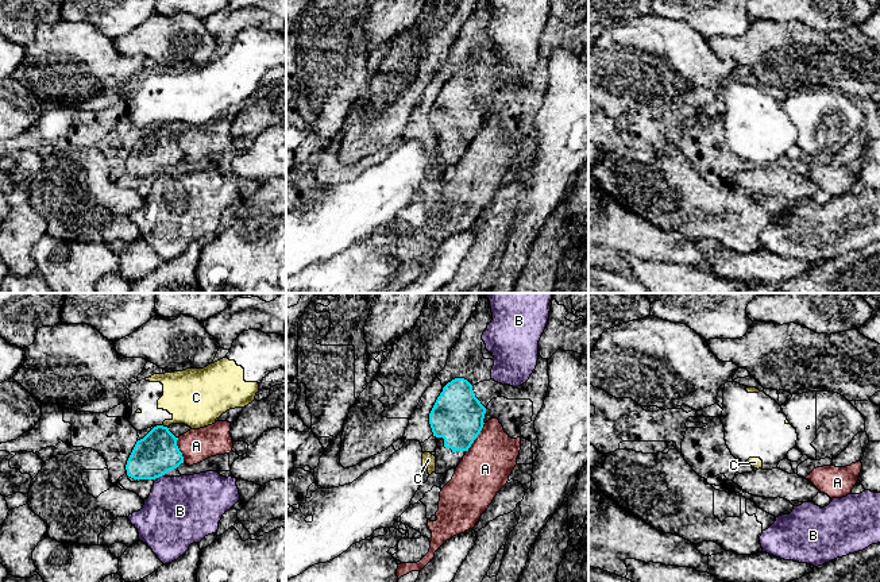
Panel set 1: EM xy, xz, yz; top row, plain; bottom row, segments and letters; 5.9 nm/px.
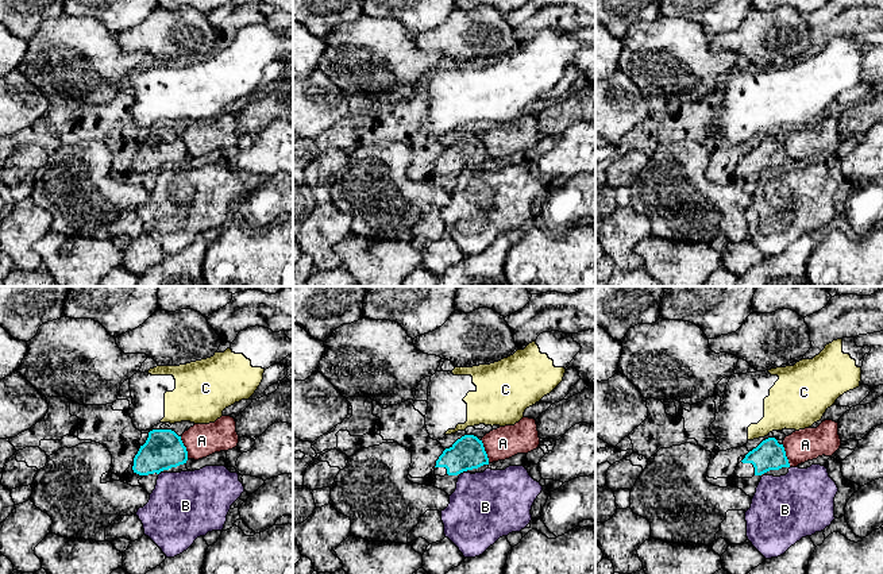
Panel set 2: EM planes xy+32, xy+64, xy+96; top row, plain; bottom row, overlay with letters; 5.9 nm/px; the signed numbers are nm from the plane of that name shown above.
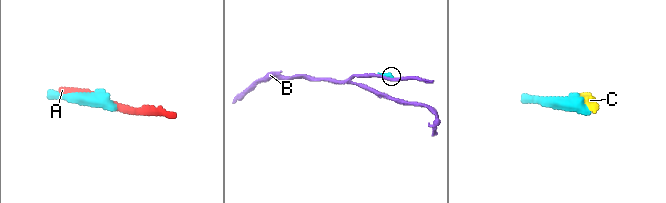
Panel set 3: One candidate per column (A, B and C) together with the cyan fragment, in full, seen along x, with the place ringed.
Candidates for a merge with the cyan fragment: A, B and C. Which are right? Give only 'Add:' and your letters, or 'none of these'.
Add: none of these

